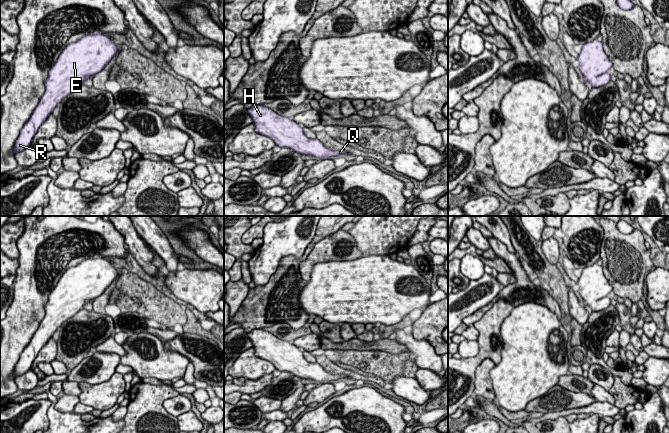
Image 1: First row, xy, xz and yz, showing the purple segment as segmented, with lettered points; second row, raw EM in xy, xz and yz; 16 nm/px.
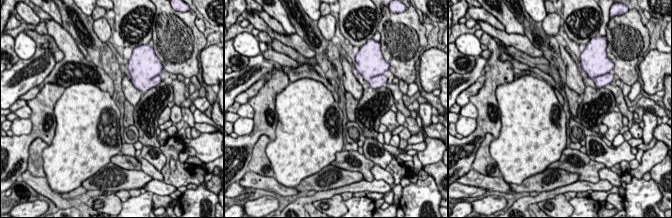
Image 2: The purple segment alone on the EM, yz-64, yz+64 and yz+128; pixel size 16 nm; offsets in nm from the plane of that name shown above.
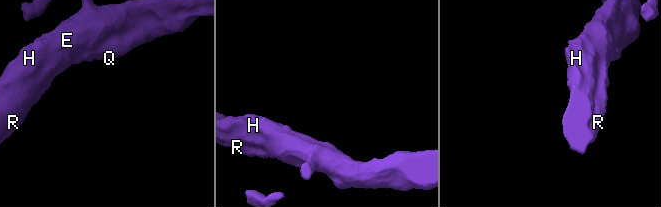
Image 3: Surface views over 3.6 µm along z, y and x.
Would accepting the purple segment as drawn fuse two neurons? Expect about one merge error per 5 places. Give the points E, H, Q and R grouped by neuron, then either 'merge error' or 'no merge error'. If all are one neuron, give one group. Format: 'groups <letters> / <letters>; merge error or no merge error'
groups E H Q R; no merge error

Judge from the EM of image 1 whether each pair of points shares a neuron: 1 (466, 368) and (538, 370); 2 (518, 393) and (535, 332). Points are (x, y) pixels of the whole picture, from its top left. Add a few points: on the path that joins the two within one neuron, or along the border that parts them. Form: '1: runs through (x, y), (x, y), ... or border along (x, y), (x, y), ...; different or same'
1: border along (504, 343), (501, 349), (501, 360), (495, 365); different
2: runs through (519, 378), (525, 372), (525, 347); same

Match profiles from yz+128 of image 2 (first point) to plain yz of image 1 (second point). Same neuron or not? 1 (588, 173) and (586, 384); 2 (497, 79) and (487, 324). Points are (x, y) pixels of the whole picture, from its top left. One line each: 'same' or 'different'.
1: same
2: same

